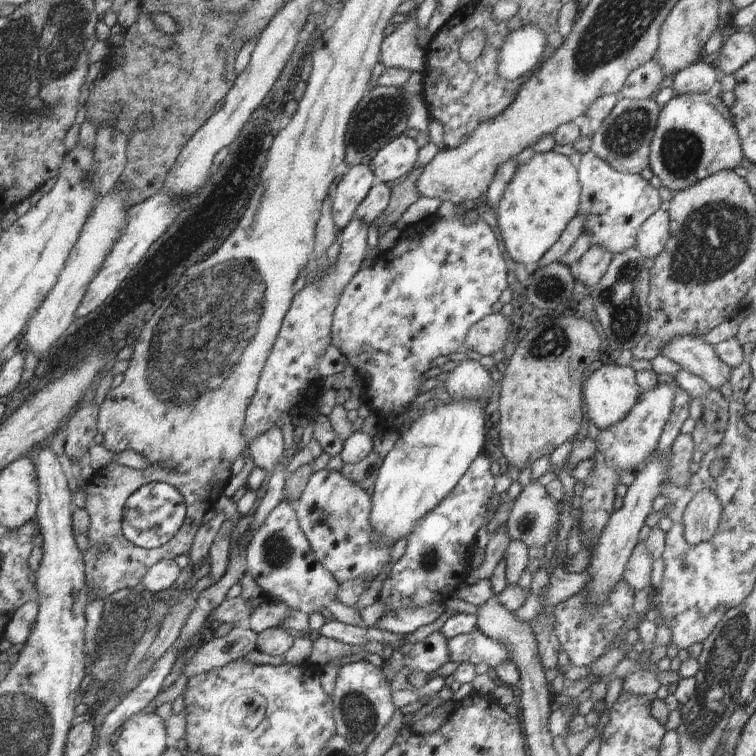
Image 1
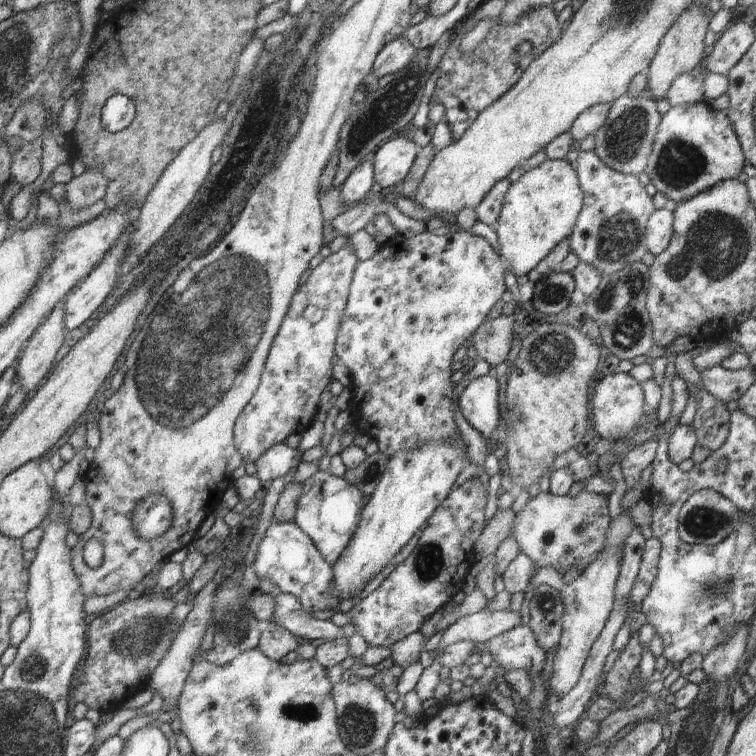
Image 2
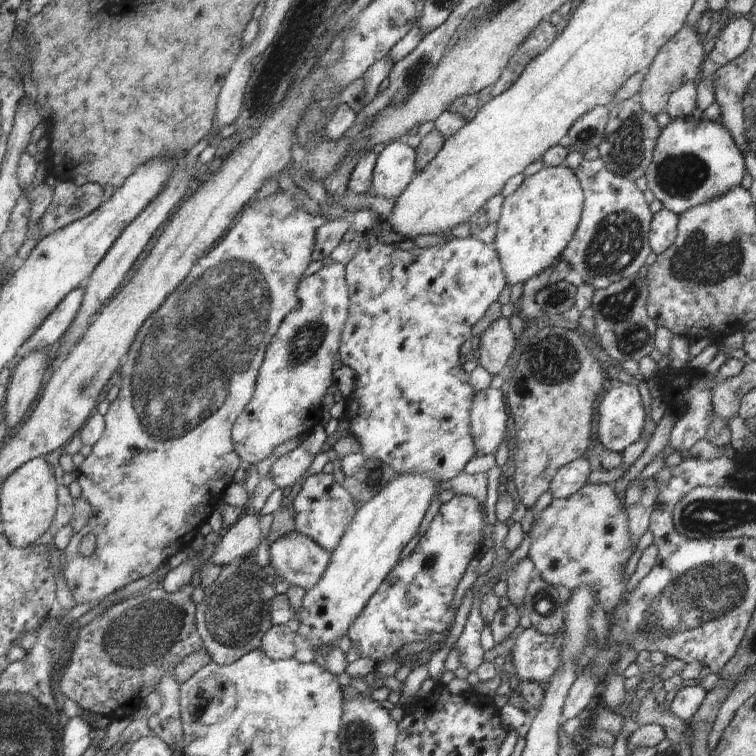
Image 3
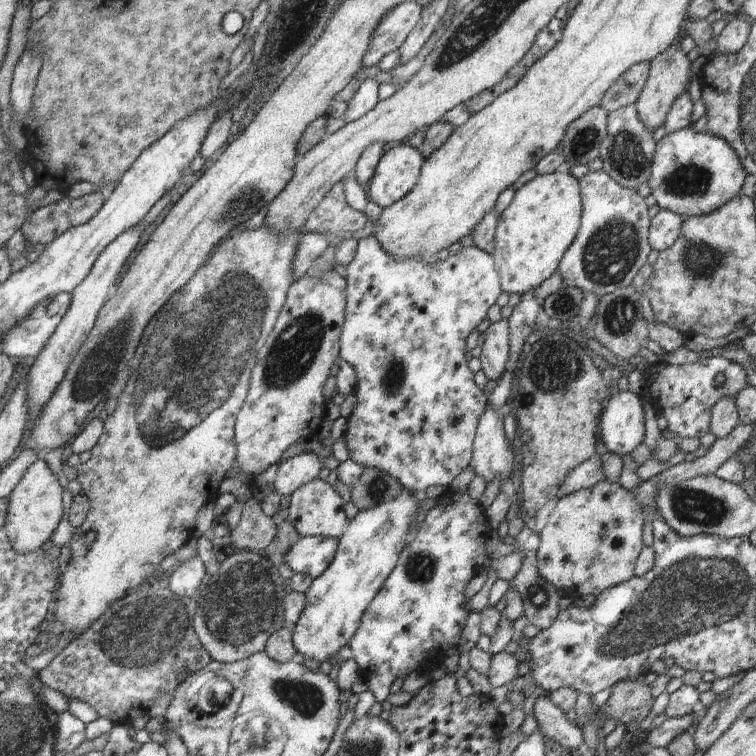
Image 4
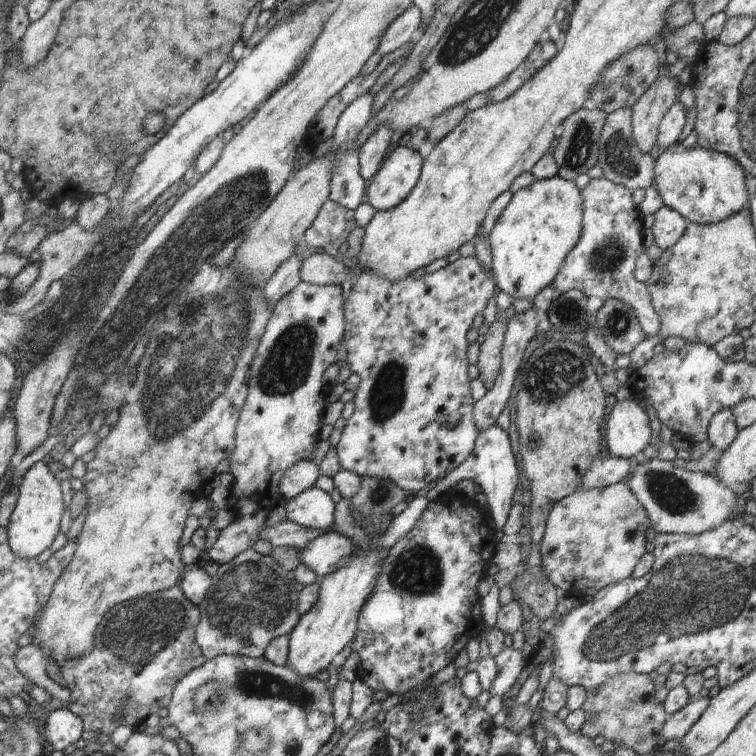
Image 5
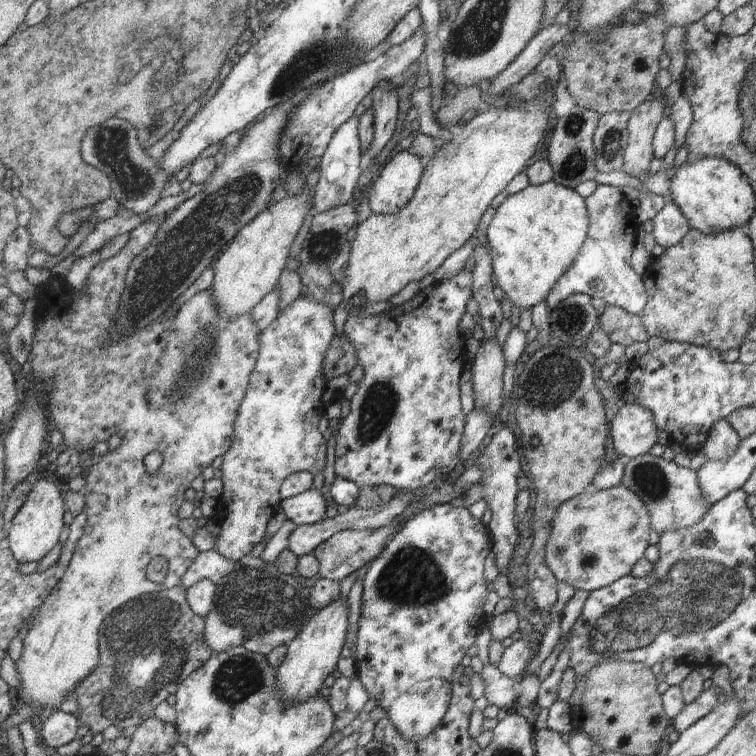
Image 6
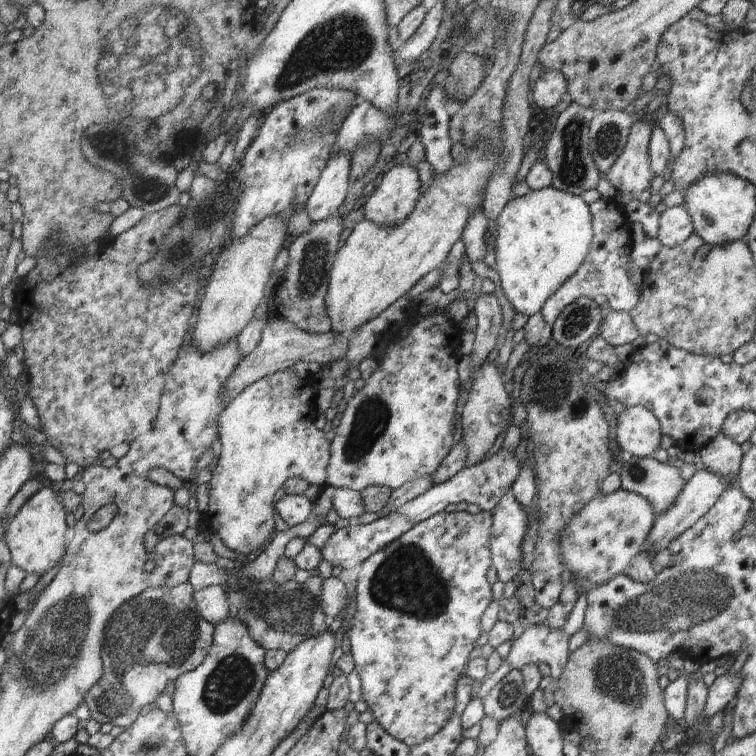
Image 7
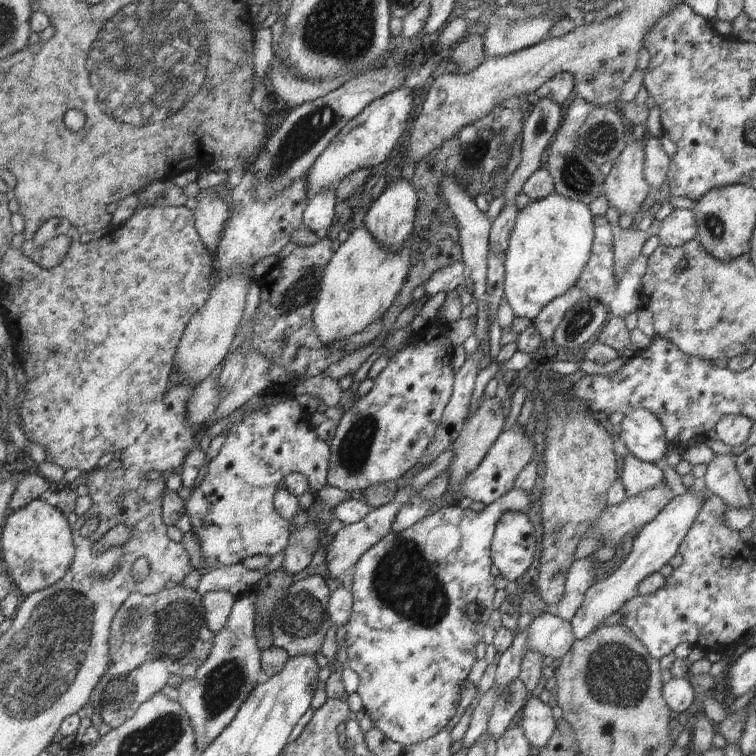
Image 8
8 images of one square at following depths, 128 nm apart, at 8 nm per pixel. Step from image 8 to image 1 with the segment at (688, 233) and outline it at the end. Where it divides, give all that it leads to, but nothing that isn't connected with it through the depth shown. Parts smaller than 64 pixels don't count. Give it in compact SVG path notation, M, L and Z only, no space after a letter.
M662 208L656 211L640 226L636 242L638 250L644 258L658 256L670 238L668 210Z

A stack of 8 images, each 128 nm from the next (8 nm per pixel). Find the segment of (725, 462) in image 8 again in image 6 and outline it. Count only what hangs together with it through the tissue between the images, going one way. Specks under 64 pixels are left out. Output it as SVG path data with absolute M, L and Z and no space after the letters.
M722 419L710 429L702 451L708 461L722 462L734 454L738 444L740 444L740 437L726 419Z

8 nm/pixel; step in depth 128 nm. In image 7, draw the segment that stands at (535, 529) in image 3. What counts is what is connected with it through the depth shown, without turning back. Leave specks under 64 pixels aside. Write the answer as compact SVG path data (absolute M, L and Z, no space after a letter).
M622 488L612 494L601 494L594 500L590 500L560 532L560 540L557 542L560 558L574 579L582 578L582 580L588 580L592 587L599 587L602 582L608 582L613 576L626 574L632 559L644 549L643 544L648 538L655 518L656 512L652 504L640 494L625 491Z

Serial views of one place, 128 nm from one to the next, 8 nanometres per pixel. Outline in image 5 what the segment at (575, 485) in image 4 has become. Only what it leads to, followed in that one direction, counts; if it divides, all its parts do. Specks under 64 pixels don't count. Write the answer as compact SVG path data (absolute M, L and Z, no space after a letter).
M598 457L592 462L592 468L582 478L581 488L599 489L616 483L622 483L629 476L631 461L628 459L614 457Z

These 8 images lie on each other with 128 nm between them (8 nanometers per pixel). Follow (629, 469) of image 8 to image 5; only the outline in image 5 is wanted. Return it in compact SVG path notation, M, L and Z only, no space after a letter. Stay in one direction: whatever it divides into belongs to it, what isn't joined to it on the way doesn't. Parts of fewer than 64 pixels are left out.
M640 458L637 467L632 474L624 478L623 483L630 488L642 504L644 512L649 518L649 526L652 526L656 533L698 535L724 524L726 520L736 518L736 520L748 525L752 525L754 521L754 515L746 514L744 509L739 508L738 498L740 494L736 494L733 488L724 486L718 478L714 478L712 475L679 467L675 468L672 461L662 460L662 458L646 460L645 464L642 464L642 458Z

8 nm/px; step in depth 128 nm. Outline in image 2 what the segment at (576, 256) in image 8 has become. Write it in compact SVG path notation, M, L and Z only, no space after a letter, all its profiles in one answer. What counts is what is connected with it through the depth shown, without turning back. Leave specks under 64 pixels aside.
M547 158L546 162L524 172L519 180L511 184L495 230L506 270L516 276L527 275L562 240L569 238L582 210L583 198L576 169L566 158Z

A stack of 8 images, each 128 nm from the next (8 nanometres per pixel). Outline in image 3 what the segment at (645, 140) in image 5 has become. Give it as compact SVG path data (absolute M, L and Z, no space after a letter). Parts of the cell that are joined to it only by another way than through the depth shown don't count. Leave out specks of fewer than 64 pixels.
M684 25L684 28L672 40L660 48L660 52L656 54L652 64L644 73L641 89L635 97L640 106L644 108L644 112L652 116L665 112L670 94L674 90L699 79L701 64L705 57L704 45L698 39L698 33L690 26Z

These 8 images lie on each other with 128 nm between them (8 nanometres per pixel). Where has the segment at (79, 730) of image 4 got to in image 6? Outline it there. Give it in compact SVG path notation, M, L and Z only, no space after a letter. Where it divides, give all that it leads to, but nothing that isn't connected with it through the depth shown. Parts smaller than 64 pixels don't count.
M60 710L38 725L39 736L44 745L58 748L76 738L80 725L76 716Z

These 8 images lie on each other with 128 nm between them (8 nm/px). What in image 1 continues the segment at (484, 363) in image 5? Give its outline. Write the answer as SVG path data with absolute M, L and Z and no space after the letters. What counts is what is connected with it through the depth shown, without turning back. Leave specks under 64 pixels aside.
M490 313L479 320L466 335L464 345L482 356L492 356L502 350L510 322L500 313Z

